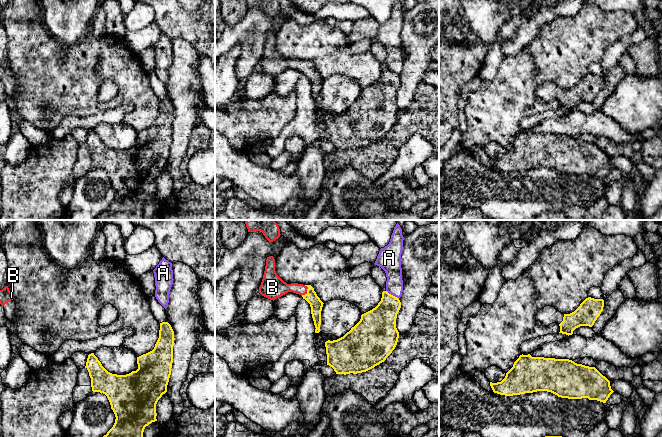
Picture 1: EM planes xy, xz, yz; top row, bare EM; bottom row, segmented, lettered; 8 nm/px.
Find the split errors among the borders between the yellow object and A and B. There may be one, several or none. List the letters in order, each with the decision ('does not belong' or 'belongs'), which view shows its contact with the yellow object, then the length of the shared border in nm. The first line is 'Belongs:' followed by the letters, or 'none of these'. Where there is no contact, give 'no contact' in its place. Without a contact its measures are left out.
Belongs: B
A: does not belong; contact in xz; length 120 nm
B: belongs; contact in xz; length 100 nm

